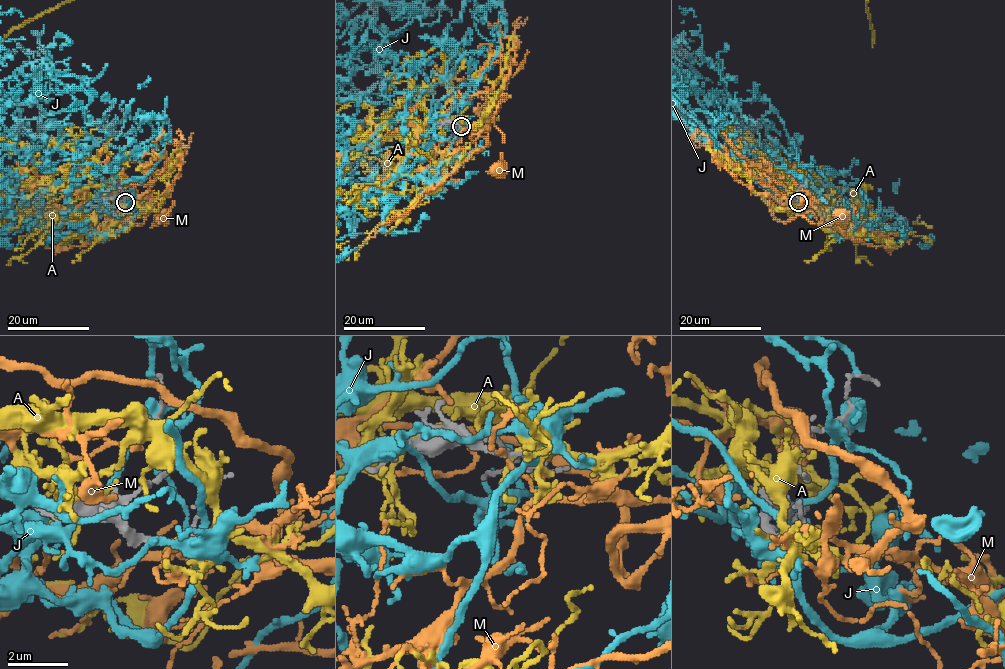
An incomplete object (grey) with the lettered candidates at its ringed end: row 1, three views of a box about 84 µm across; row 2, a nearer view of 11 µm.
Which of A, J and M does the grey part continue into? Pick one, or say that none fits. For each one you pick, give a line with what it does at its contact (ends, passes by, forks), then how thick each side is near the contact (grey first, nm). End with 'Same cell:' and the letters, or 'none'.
M: It forks there. Thickness 140 nm (grey) against 120 nm
Same cell: M

